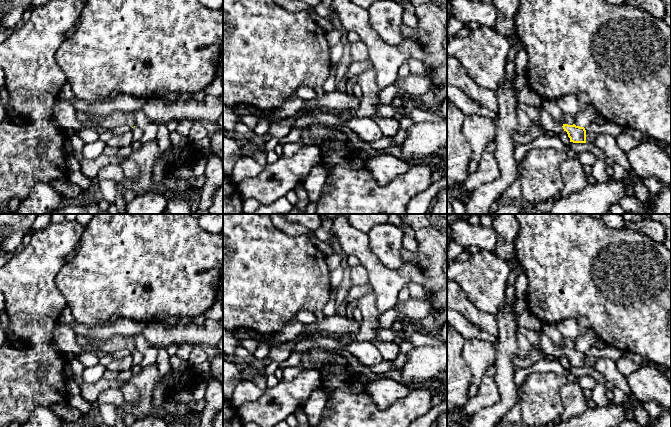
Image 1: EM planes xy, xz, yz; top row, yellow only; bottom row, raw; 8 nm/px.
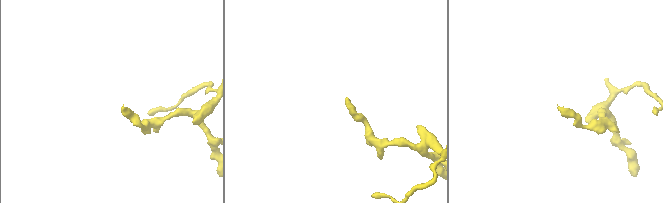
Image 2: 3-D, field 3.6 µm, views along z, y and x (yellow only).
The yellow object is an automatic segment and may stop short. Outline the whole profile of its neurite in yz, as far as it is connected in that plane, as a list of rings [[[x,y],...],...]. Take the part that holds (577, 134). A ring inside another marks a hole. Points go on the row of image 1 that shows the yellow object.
[[[542,99],[541,107],[553,120],[555,120],[567,132],[570,142],[586,143],[586,130],[584,127],[564,124],[562,121],[563,113],[555,100]]]

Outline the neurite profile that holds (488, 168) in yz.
[[[483,151],[477,169],[463,182],[466,192],[473,193],[478,187],[495,180],[500,174],[495,156]]]

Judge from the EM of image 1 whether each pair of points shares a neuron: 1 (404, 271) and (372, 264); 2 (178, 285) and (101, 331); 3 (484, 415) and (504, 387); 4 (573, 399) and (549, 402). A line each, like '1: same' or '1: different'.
1: same
2: different
3: same
4: different

